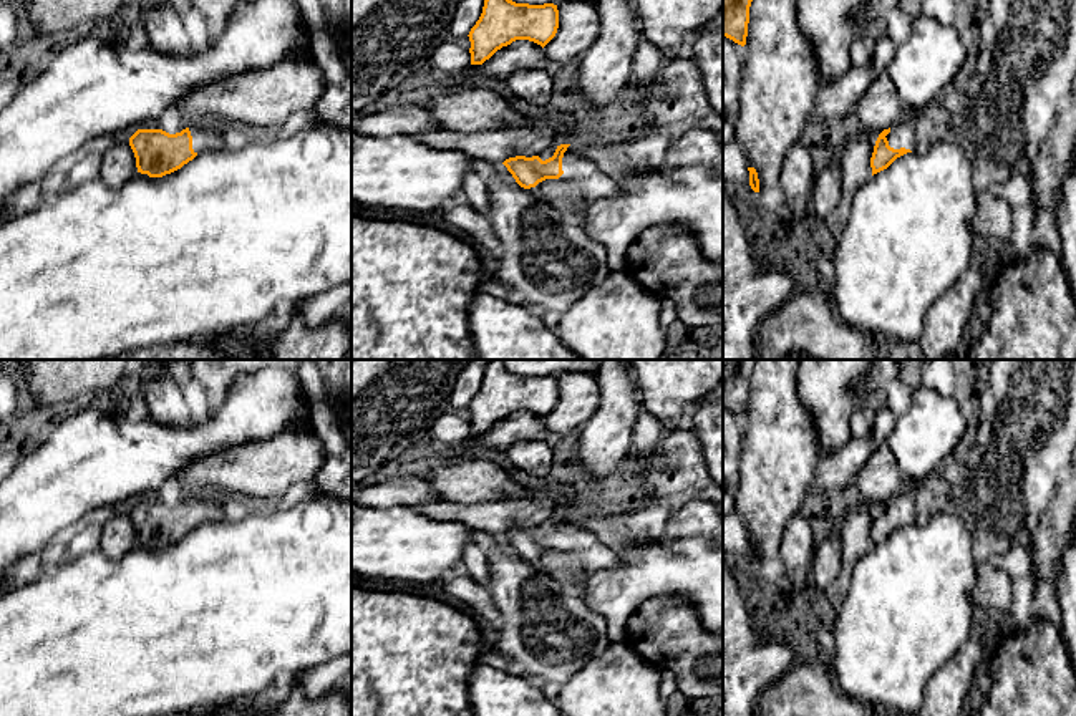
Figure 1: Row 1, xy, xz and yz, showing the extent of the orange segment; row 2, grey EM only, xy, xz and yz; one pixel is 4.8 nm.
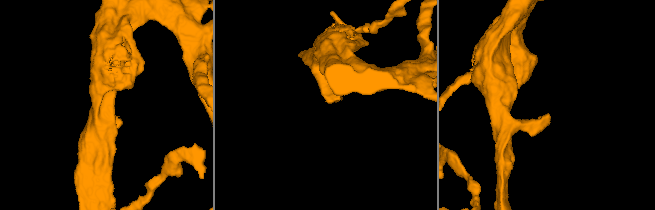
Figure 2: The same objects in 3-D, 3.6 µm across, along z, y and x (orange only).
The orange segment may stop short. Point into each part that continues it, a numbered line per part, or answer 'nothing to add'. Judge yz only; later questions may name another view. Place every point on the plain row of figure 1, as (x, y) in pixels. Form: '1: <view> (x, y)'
1: yz (902, 506)

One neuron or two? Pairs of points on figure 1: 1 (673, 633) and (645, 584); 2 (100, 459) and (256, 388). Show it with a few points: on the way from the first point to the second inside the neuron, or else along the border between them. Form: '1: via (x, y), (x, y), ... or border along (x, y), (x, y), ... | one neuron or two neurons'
1: border along (692, 605), (678, 597), (649, 599), (625, 625) | two neurons
2: via (140, 454), (189, 445), (208, 438), (218, 428) | one neuron

